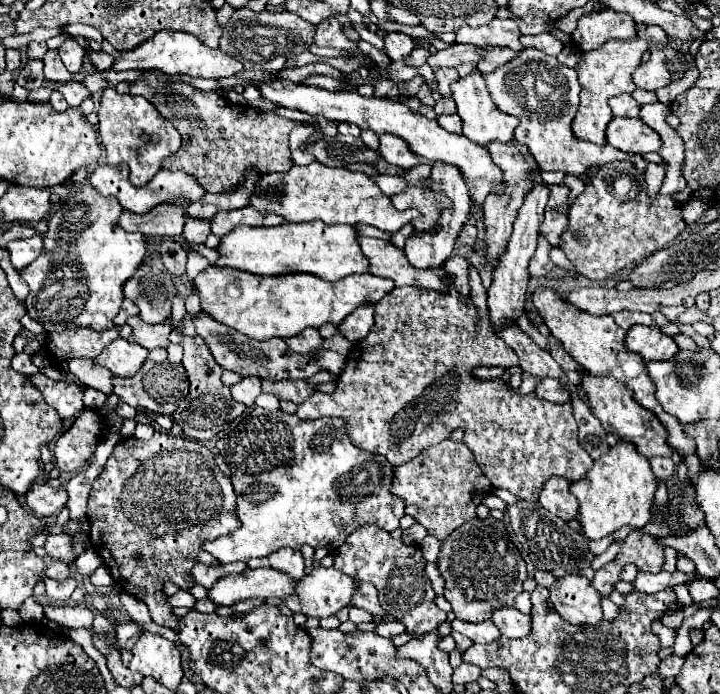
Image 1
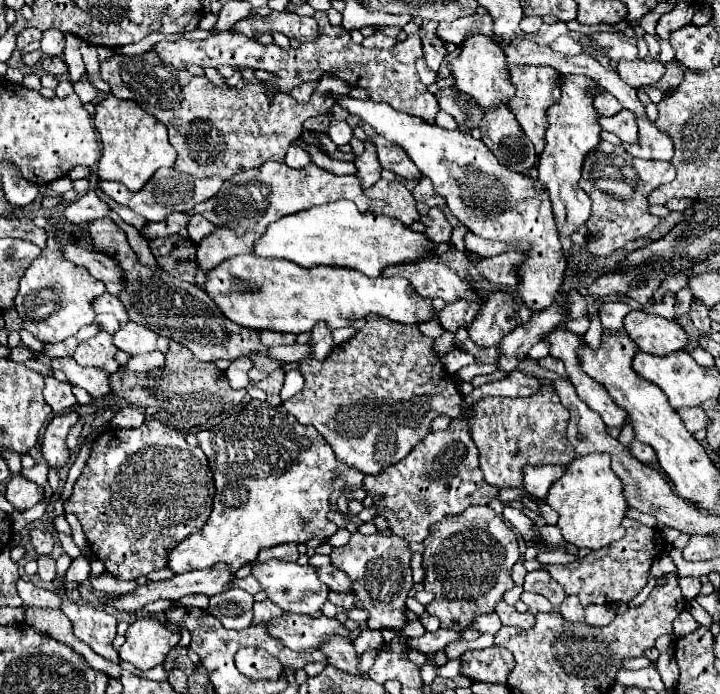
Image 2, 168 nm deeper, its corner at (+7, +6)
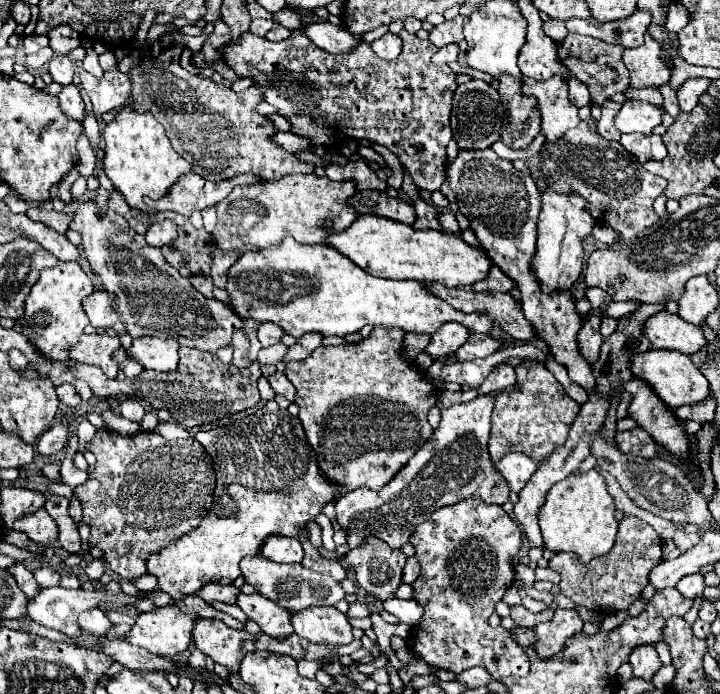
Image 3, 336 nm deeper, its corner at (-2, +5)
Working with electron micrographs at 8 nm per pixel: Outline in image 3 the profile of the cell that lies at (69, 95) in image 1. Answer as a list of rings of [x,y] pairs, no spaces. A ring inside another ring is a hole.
[[[74,84],[62,88],[62,92],[58,94],[58,104],[62,112],[66,112],[66,116],[84,124],[84,100],[80,96],[80,90]]]

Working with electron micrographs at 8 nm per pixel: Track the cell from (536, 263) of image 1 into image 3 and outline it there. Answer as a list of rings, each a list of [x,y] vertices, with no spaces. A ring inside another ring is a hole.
[[[498,266],[490,270],[490,274],[472,286],[474,292],[510,292],[514,288],[514,280],[510,280]]]

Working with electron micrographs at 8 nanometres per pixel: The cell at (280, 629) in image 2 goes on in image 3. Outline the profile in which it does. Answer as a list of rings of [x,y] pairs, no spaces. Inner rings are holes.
[[[238,594],[236,606],[240,606],[250,620],[254,620],[264,634],[270,636],[290,636],[292,624],[288,622],[290,612],[272,600],[260,596],[260,594]]]

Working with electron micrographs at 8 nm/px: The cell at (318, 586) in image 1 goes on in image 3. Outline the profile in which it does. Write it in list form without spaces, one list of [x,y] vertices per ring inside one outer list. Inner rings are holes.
[[[258,554],[258,556],[244,556],[240,570],[244,580],[252,584],[258,594],[266,596],[268,600],[274,600],[278,606],[290,612],[298,612],[308,606],[332,606],[344,598],[342,586],[332,576],[318,574],[314,570],[304,568],[302,564],[276,564],[274,560]]]

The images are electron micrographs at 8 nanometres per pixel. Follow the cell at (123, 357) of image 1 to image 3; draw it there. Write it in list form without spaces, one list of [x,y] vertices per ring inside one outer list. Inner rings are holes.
[[[82,334],[70,348],[70,358],[82,364],[98,366],[108,378],[118,376],[118,364],[112,360],[112,352],[120,348],[118,336],[108,334]]]

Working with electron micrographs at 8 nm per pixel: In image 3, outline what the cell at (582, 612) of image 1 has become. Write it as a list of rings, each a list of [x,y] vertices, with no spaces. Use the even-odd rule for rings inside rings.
[[[556,610],[554,618],[546,624],[538,624],[532,628],[532,632],[536,634],[534,640],[534,650],[538,652],[538,656],[546,658],[546,656],[556,656],[564,642],[572,636],[576,636],[582,630],[584,622],[580,620],[576,610]]]

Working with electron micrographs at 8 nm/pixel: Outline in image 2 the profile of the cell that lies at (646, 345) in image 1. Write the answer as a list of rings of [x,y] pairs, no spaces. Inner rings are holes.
[[[631,311],[625,317],[625,331],[637,343],[639,351],[649,353],[649,355],[669,355],[669,353],[679,351],[679,349],[685,349],[689,345],[687,333],[675,321],[663,319],[659,315],[647,313],[647,311]]]

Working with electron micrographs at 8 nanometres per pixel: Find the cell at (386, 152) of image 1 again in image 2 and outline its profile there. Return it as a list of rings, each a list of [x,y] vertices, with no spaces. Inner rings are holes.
[[[369,137],[365,139],[365,153],[355,159],[355,165],[357,165],[357,175],[363,181],[363,189],[373,187],[381,179],[383,167],[377,159],[377,149],[373,147],[373,139]]]

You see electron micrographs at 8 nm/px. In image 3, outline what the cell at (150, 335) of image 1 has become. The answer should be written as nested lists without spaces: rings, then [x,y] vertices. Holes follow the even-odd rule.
[[[142,336],[132,340],[132,346],[126,350],[126,354],[144,370],[174,372],[174,368],[178,368],[178,348],[180,344],[176,340]]]

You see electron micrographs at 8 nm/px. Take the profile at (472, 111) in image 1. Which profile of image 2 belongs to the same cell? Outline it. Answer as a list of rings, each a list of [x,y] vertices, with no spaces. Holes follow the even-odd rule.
[[[479,33],[467,37],[461,45],[459,57],[449,63],[449,69],[451,69],[451,77],[455,79],[453,87],[469,95],[485,113],[493,111],[497,103],[509,103],[511,97],[515,95],[515,87],[507,77],[507,63],[505,63],[503,49],[495,41],[495,37],[485,37]]]

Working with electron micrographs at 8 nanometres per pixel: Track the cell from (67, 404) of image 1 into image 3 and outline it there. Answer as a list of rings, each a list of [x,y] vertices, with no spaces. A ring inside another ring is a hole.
[[[62,384],[62,386],[58,386],[56,392],[58,392],[60,402],[66,404],[66,406],[70,406],[70,408],[76,408],[76,406],[82,402],[82,398],[78,396],[78,392],[76,392],[74,386],[70,386],[70,384]]]

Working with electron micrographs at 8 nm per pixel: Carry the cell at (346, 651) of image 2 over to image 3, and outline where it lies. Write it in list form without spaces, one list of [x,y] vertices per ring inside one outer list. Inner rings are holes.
[[[312,606],[292,612],[294,634],[316,644],[348,644],[354,640],[348,618],[334,606]]]

